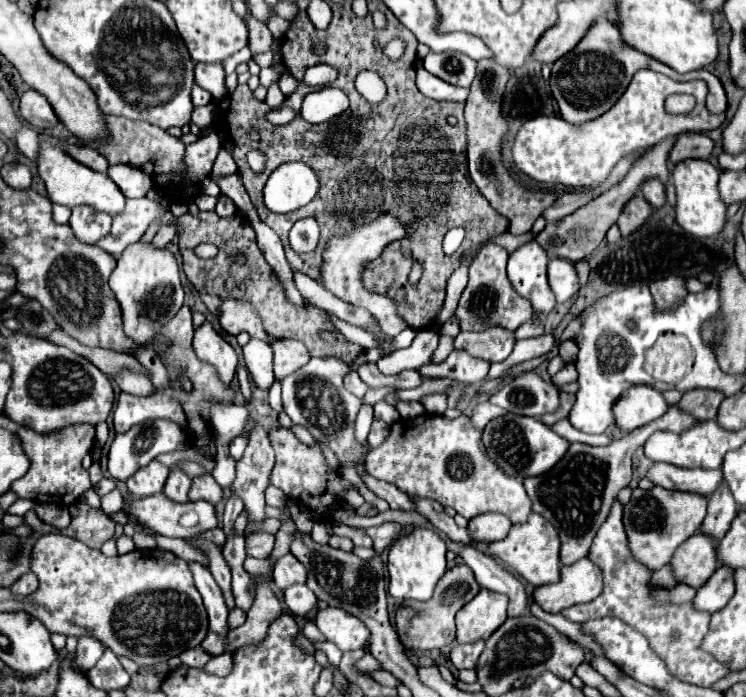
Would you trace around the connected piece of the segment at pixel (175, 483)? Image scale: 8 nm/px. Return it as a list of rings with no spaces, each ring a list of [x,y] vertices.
[[[172,464],[170,476],[164,486],[164,494],[176,502],[188,502],[188,490],[190,490],[188,476],[184,476],[184,472],[180,472],[180,468],[176,468],[176,464]]]

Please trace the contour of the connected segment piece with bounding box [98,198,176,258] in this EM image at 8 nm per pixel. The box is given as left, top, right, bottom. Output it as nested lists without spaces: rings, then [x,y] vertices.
[[[148,198],[138,200],[126,200],[124,212],[120,216],[114,216],[110,234],[100,240],[100,248],[110,252],[114,258],[118,258],[124,248],[136,240],[140,240],[152,220],[158,220],[162,224],[176,224],[176,216],[172,216],[170,208],[162,208],[160,202],[152,202]]]

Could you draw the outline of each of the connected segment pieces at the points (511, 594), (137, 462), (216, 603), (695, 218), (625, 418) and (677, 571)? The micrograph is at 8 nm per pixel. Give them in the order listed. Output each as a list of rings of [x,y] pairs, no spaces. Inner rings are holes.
[[[462,546],[460,556],[472,568],[472,572],[476,574],[476,582],[482,588],[488,588],[492,592],[500,592],[500,594],[508,596],[508,600],[510,600],[508,616],[510,618],[530,614],[524,586],[520,584],[520,580],[514,574],[510,574],[506,568],[502,568],[490,556],[476,552],[476,548],[472,548],[472,546]]]
[[[144,420],[140,424],[134,424],[128,432],[116,434],[112,446],[110,446],[110,454],[108,454],[108,470],[112,474],[112,478],[126,482],[128,476],[132,476],[136,470],[144,468],[148,462],[152,462],[158,454],[166,454],[166,452],[174,452],[180,448],[188,446],[188,438],[184,436],[184,432],[180,432],[180,424],[172,424],[172,420]]]
[[[188,562],[188,564],[192,570],[192,576],[194,576],[194,584],[196,584],[200,596],[204,598],[204,606],[208,610],[210,630],[226,634],[228,632],[228,624],[226,624],[228,606],[224,604],[224,596],[220,592],[220,586],[216,584],[216,580],[212,580],[212,574],[200,562]]]
[[[682,160],[672,166],[672,180],[676,186],[676,222],[690,234],[706,238],[716,236],[726,222],[726,206],[718,194],[718,176],[720,170],[714,168],[708,160]]]
[[[632,386],[616,402],[616,426],[624,432],[632,432],[668,410],[668,402],[662,392],[650,386]]]
[[[704,534],[690,536],[684,544],[680,544],[680,548],[676,548],[670,566],[678,582],[700,588],[718,568],[714,540]]]

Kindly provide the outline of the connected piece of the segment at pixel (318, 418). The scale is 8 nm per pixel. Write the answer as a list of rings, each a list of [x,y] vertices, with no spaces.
[[[364,350],[350,366],[346,366],[342,360],[338,358],[310,358],[310,362],[306,366],[302,366],[300,370],[296,370],[294,374],[286,376],[282,380],[282,404],[284,404],[284,412],[290,416],[290,420],[298,426],[304,426],[316,440],[316,444],[328,446],[336,458],[340,468],[356,468],[360,480],[382,500],[386,500],[390,504],[392,510],[412,510],[412,502],[408,500],[408,496],[404,492],[400,492],[394,484],[388,484],[384,480],[376,480],[374,476],[368,476],[366,468],[364,468],[364,460],[366,454],[370,452],[366,442],[356,444],[356,436],[354,436],[354,420],[356,414],[362,406],[362,400],[352,396],[346,388],[342,378],[352,372],[354,368],[358,368],[364,362],[376,362],[380,358],[380,350]]]

